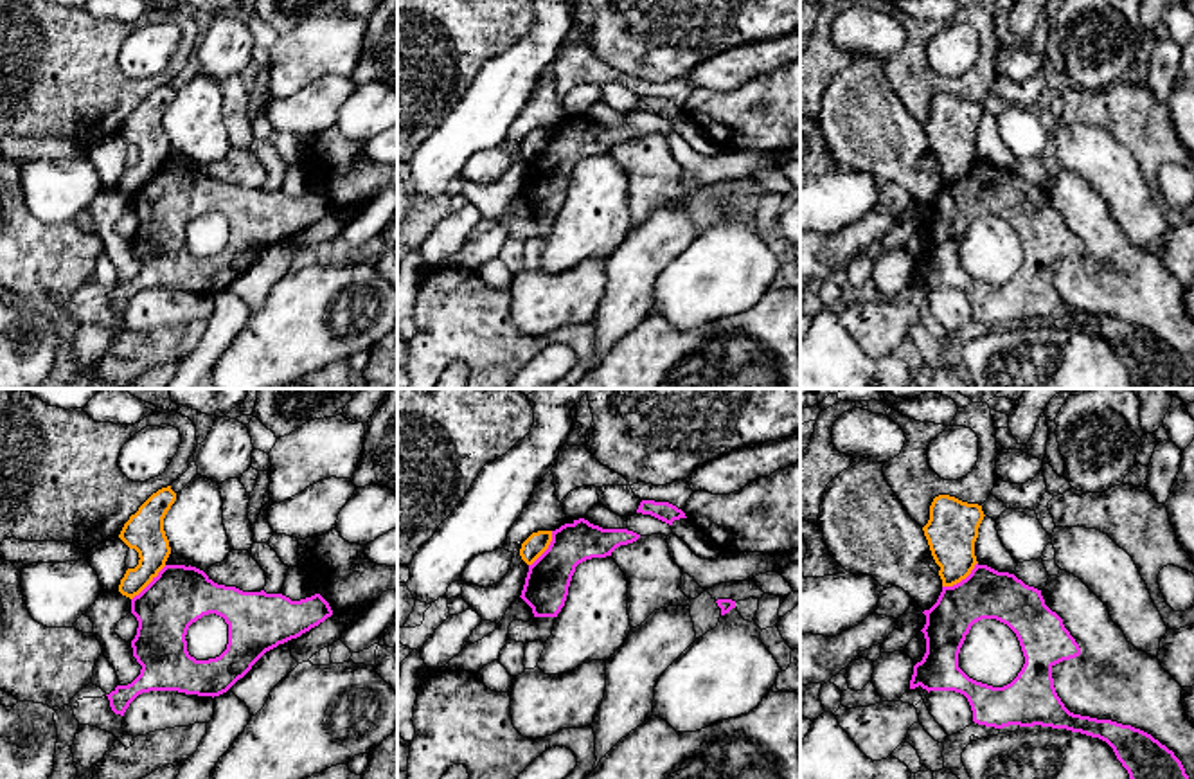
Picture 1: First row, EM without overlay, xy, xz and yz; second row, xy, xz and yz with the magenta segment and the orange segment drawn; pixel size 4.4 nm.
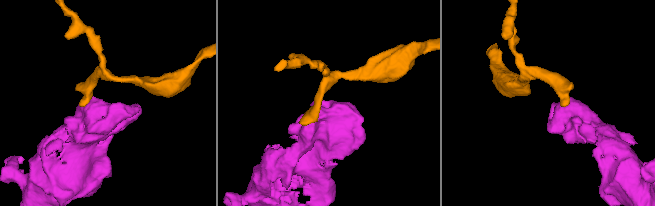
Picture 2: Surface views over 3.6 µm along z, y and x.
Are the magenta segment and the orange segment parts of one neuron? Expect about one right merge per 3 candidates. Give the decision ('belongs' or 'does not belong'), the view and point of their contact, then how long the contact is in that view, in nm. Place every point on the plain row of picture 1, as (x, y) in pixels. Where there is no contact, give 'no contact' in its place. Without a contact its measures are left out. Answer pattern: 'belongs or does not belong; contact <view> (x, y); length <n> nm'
does not belong; contact yz (962, 177); length 200 nm

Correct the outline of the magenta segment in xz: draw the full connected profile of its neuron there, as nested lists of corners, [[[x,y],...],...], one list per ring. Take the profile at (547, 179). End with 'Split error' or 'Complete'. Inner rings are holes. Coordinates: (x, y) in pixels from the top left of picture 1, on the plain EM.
[[[584,115],[561,122],[559,126],[552,128],[552,139],[548,146],[532,162],[529,162],[520,194],[532,205],[534,214],[557,214],[565,203],[568,184],[579,160],[592,155],[611,153],[617,144],[633,140],[638,135],[640,131],[633,128],[602,126]]]. Complete

